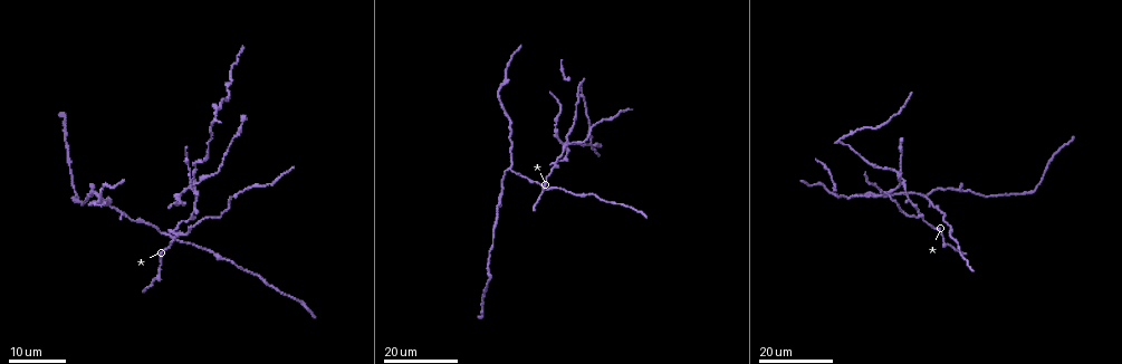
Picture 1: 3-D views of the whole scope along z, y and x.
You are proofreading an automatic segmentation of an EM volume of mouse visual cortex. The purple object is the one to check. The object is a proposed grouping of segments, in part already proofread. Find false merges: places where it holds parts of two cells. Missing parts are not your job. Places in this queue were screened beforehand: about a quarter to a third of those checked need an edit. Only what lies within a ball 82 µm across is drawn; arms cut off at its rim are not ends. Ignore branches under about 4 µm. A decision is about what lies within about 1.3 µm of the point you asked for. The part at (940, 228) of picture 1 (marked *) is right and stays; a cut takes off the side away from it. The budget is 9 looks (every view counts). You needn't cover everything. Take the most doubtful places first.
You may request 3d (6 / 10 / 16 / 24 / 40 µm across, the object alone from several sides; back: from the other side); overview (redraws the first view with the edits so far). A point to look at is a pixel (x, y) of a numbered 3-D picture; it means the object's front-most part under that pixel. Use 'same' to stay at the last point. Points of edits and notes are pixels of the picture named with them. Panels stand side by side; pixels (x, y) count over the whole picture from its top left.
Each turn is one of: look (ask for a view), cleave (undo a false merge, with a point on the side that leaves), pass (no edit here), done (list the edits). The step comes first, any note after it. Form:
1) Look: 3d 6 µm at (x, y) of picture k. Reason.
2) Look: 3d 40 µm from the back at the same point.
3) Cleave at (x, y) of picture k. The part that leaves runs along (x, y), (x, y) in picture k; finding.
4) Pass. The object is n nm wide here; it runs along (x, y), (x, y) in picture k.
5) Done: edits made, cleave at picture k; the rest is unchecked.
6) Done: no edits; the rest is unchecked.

Look: 3d 16 µm at (905, 184) of picture 1.

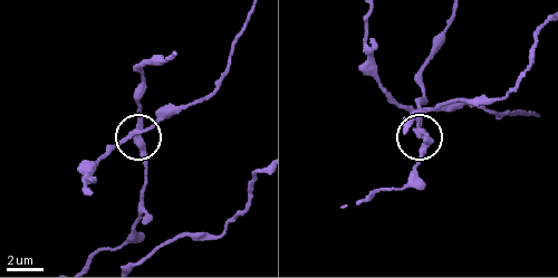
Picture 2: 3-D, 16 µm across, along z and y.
Look: 3d 10 µm at (141, 127) of picture 2.

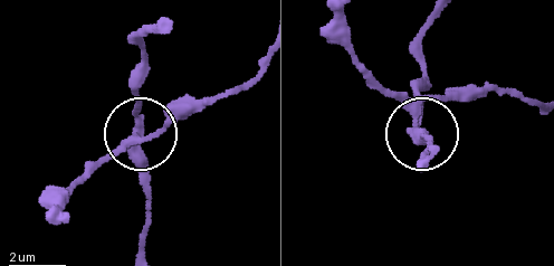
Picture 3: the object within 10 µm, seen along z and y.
Cleave at (117, 151) of picture 3. The side arm is 35 µm long; a second cell is stuck on.

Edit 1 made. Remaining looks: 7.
Look: 3d 16 µm at (176, 233) of picture 1. Looks like a crossing.

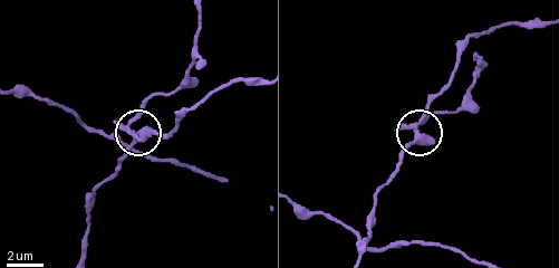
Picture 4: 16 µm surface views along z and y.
Look: 3d 10 µm at (412, 126) of picture 4.

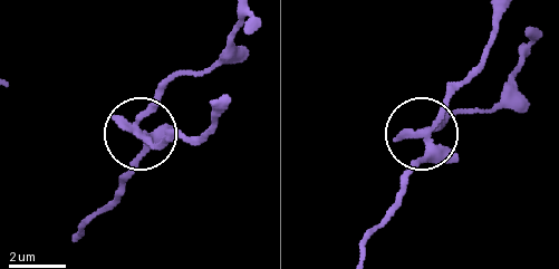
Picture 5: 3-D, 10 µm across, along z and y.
Cleave at (162, 147) of picture 5. The object is 250 nm wide here; the part that leaves runs along (142, 135), (192, 143), (225, 106) in picture 5; a second cell is stuck on.

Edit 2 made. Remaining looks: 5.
Look: overview.

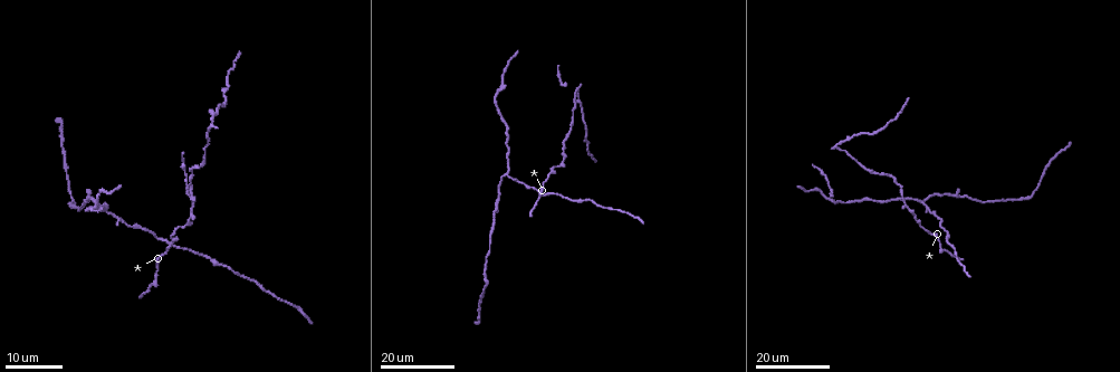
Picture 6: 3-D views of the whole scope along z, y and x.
Look: 3d 16 µm at (506, 174) of picture 6. Branch point.

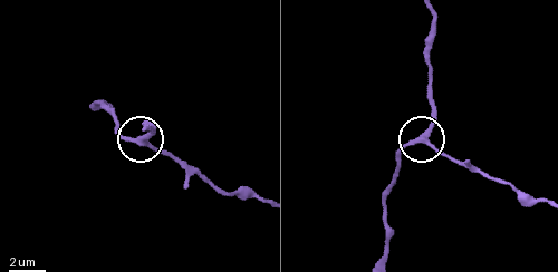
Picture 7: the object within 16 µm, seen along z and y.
Look: 3d 6 µm at (421, 138) of picture 7.

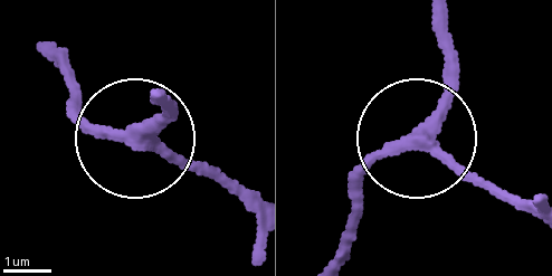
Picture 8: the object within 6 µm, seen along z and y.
Pass. The object is 270 nm wide here; all the same cell.

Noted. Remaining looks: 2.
Look: 3d 24 µm at (885, 175) of picture 6. Sudden change in width.

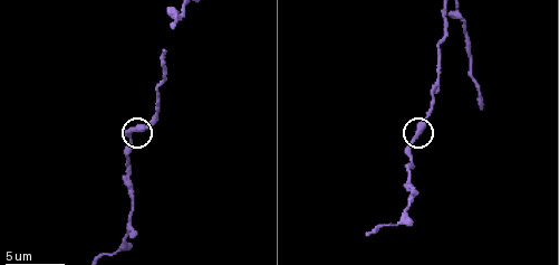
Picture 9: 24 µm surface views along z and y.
Look: 3d 10 µm at (134, 130) of picture 9.

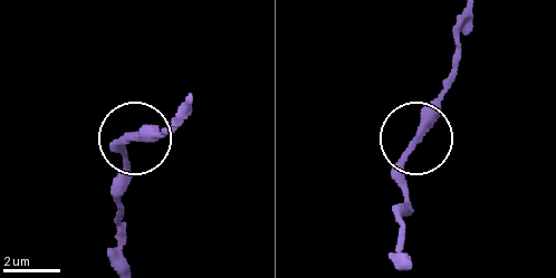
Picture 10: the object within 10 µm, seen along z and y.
Pass. The object is 250 nm wide here; it runs along (124, 260), (120, 145), (175, 131) in picture 10; one cell here.

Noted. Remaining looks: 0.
Done: edits made, cleave at picture 3, cleave at picture 5; the rest is unchecked.

